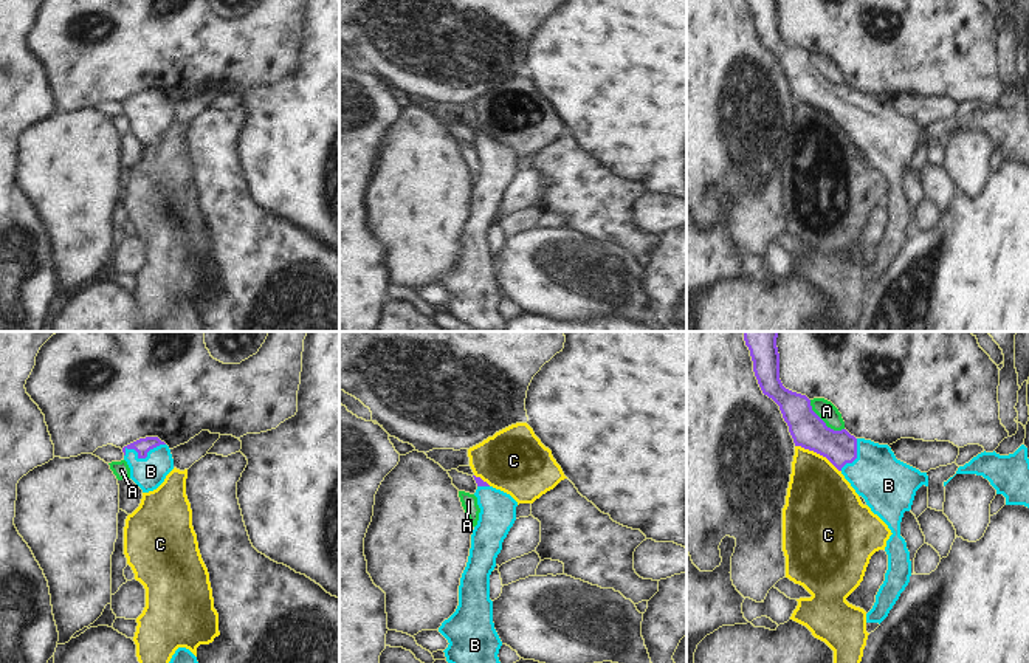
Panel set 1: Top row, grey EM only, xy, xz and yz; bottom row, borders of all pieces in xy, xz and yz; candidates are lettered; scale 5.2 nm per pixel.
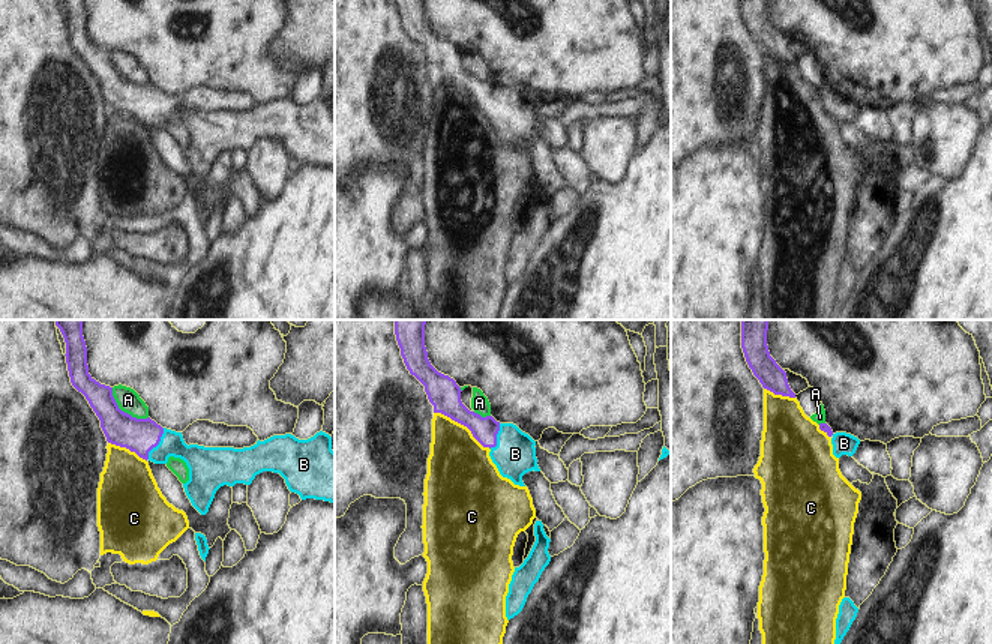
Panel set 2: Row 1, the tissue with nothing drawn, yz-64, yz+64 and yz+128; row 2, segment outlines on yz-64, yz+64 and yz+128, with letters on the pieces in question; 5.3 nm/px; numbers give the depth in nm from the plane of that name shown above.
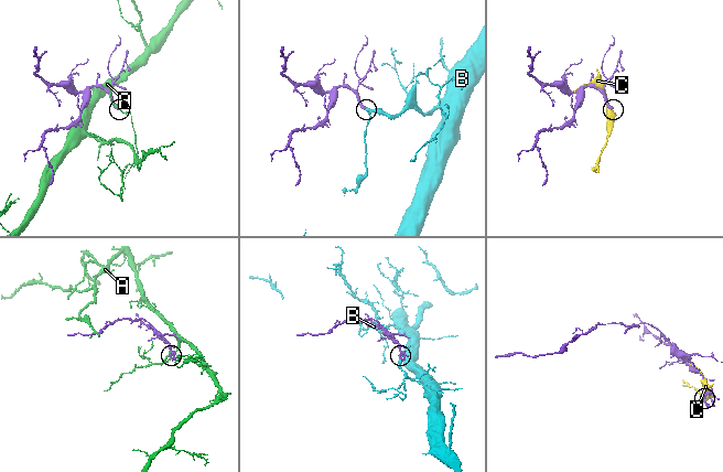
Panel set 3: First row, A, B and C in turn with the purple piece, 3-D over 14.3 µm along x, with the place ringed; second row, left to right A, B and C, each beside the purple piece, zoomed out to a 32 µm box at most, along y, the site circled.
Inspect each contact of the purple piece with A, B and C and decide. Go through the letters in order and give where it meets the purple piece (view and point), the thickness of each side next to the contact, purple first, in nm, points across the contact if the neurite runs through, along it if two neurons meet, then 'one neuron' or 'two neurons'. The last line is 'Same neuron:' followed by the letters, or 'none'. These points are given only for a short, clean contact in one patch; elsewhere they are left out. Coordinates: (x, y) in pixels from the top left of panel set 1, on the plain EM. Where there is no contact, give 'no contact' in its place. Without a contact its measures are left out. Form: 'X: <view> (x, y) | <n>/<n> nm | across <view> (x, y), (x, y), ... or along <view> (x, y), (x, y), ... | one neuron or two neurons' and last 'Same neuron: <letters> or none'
A: yz (823, 75) | 180/100 nm | two neurons
B: xy (143, 110) | 80/170 nm | across xy (143, 98), (143, 110), (149, 116), (149, 126) | one neuron
C: yz (819, 106) | 180/360 nm | two neurons
Same neuron: B

